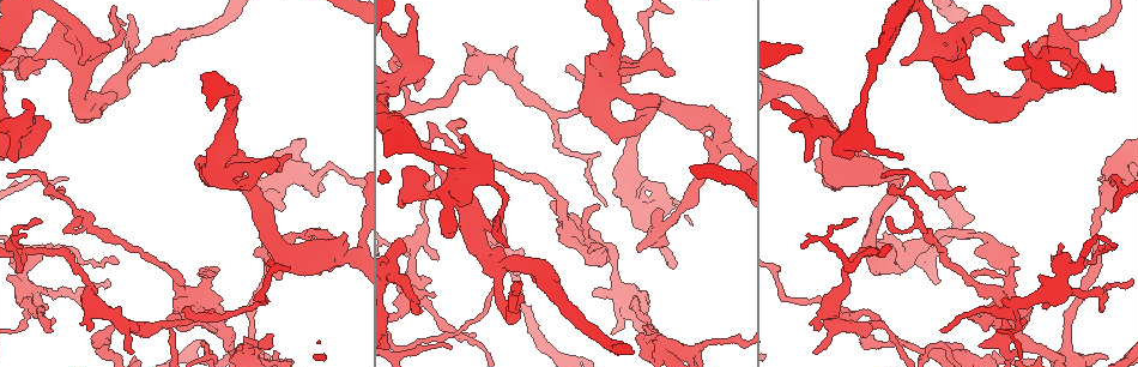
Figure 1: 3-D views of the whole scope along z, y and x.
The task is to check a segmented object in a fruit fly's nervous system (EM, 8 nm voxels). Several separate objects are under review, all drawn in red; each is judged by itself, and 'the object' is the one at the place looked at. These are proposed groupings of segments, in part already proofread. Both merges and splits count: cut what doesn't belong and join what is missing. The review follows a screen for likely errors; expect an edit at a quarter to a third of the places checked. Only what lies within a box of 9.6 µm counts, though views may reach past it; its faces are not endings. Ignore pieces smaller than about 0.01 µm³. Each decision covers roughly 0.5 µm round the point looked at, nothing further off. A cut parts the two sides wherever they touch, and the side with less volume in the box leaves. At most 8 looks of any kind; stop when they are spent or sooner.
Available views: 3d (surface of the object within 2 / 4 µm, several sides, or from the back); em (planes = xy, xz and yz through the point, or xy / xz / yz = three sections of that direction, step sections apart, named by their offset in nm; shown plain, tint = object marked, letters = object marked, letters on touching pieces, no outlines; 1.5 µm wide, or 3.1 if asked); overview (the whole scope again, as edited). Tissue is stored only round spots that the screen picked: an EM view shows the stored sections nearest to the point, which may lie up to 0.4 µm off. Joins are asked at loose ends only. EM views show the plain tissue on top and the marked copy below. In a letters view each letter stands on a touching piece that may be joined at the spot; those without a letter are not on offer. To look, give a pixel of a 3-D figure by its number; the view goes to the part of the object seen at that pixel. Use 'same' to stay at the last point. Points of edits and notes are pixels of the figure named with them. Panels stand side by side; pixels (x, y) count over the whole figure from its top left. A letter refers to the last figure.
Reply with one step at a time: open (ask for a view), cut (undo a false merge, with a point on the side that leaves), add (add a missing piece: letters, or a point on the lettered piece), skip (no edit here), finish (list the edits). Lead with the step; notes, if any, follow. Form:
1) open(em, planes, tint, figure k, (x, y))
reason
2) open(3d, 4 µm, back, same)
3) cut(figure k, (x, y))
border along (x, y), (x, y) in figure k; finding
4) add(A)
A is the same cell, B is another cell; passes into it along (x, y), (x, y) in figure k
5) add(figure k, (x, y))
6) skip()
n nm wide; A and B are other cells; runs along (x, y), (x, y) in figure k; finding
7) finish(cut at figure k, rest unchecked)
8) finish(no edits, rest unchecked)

open(em, planes, letters, figure 1, (675, 72))
free end

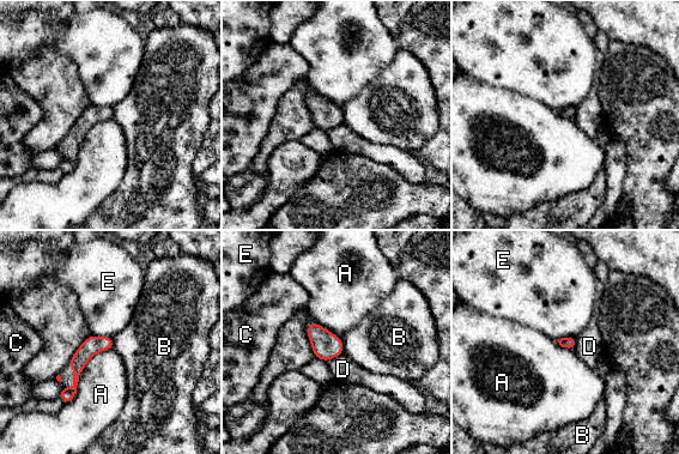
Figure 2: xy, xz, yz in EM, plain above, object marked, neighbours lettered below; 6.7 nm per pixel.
skip()
A, B, C, D and E are other cells; runs along (109, 339), (78, 361), (66, 399) in figure 2; no lettered piece goes on from it

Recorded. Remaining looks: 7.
open(em, planes, letters, figure 1, (718, 138))
arms part here

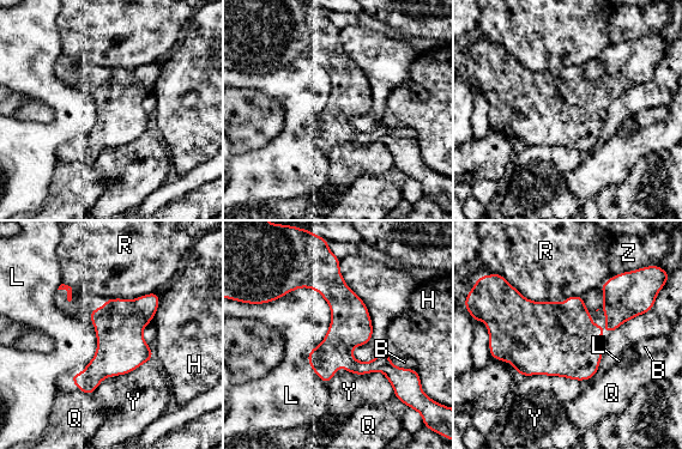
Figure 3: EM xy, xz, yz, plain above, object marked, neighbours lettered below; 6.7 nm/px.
skip()
L touches over 600 nm; B, H, L, Q, R, Y and Z are other cells; runs along (332, 264), (344, 355), (393, 381) in figure 3; continuous, no second neuron

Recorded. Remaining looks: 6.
open(3d, 4 µm, figure 1, (93, 344))
free end

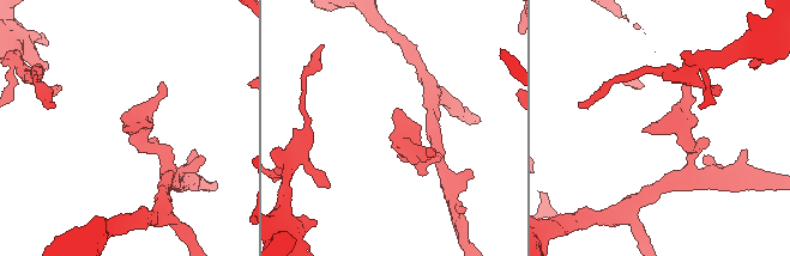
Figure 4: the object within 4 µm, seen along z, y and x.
open(em, planes, letters, figure 4, (393, 110))
now the EM

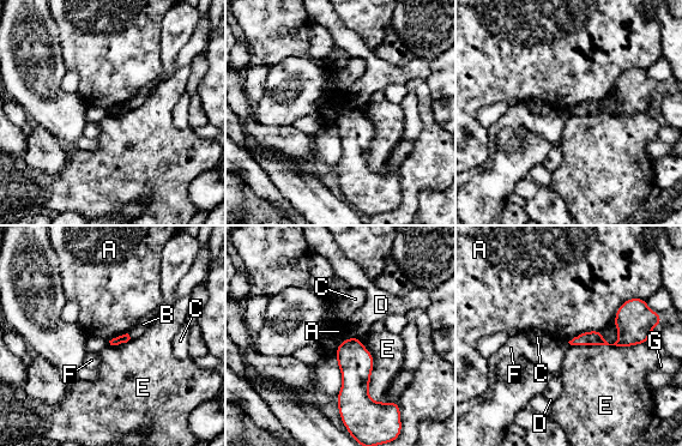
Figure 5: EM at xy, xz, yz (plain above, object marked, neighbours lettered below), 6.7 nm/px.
skip()
A, B, C, D, E, F and G are other cells; no lettered piece goes on from it

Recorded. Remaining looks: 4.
finish(no edits, rest unchecked)

